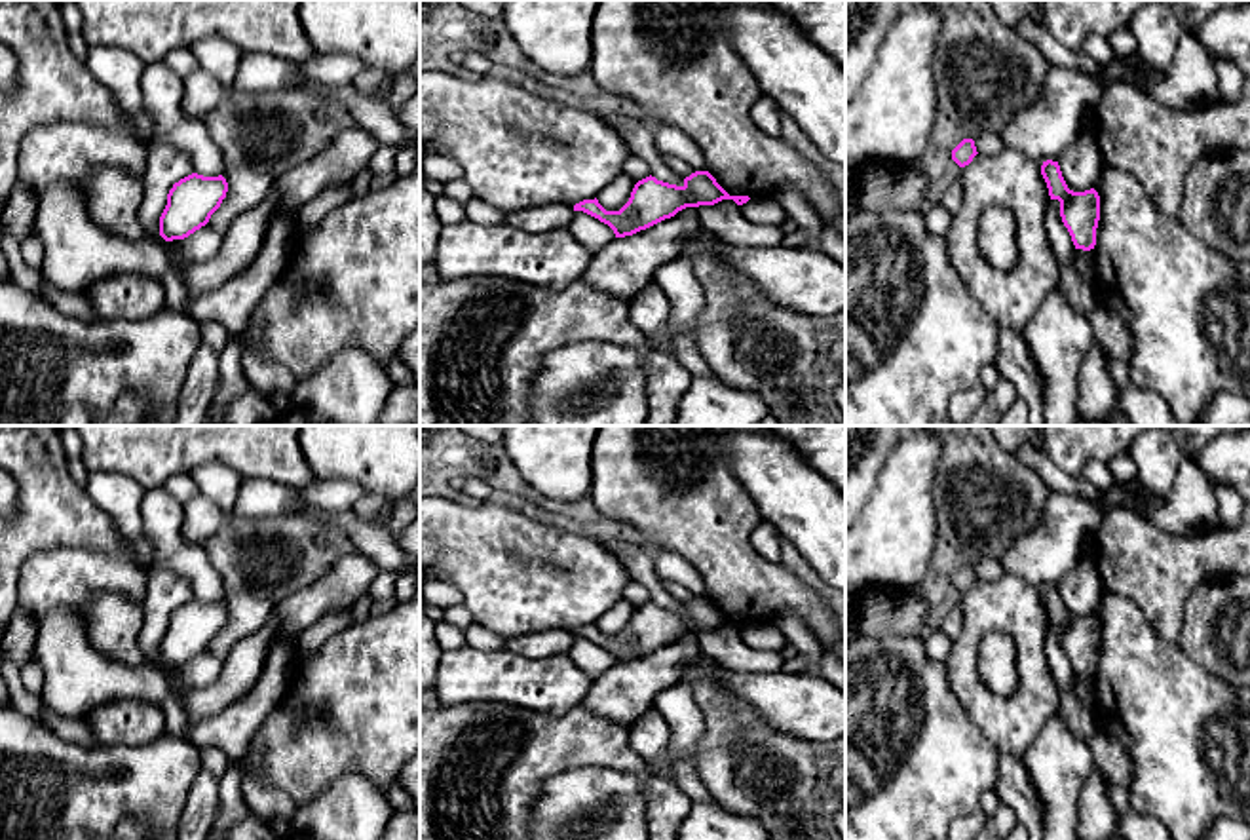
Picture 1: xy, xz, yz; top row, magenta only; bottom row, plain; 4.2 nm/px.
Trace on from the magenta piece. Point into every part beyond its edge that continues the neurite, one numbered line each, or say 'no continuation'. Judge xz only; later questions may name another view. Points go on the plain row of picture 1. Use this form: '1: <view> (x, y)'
no continuation

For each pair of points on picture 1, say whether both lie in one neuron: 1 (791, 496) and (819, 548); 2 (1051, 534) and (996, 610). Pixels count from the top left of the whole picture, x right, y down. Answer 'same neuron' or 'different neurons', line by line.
1: same neuron
2: different neurons

